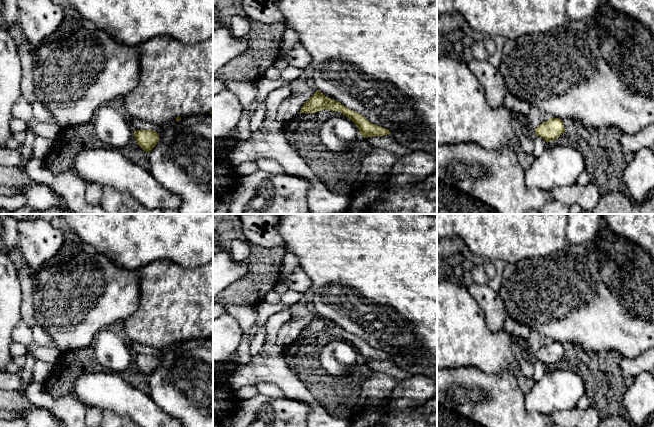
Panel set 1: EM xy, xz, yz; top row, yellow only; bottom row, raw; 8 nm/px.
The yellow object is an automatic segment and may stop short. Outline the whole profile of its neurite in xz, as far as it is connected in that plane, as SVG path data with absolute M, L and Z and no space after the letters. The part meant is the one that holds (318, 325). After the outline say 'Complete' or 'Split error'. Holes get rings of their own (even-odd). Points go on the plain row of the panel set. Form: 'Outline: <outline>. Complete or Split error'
Outline: M316 315L312 321L302 330L300 337L316 337L320 334L339 335L350 342L358 351L359 357L364 361L391 359L388 353L370 347L361 338L347 332L343 328L326 322L323 317Z. Complete

